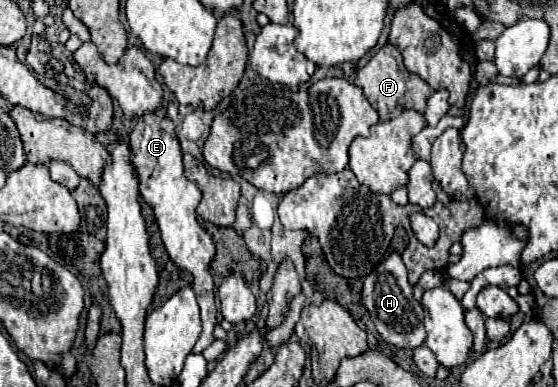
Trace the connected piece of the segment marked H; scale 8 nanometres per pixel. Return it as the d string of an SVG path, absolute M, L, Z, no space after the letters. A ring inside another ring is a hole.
M391 253L371 275L363 281L363 305L369 311L379 337L397 349L415 349L423 345L427 333L423 327L423 307L413 299L413 289L407 281L407 269L399 253Z

